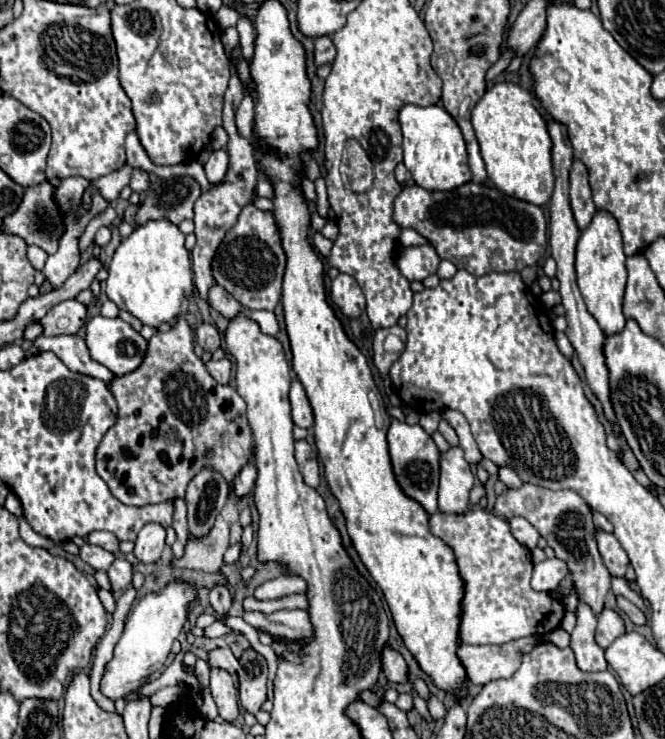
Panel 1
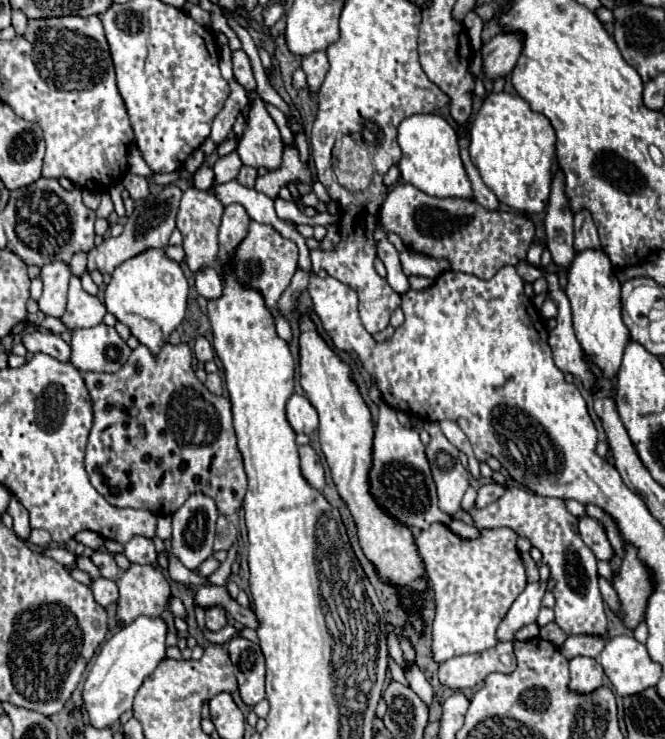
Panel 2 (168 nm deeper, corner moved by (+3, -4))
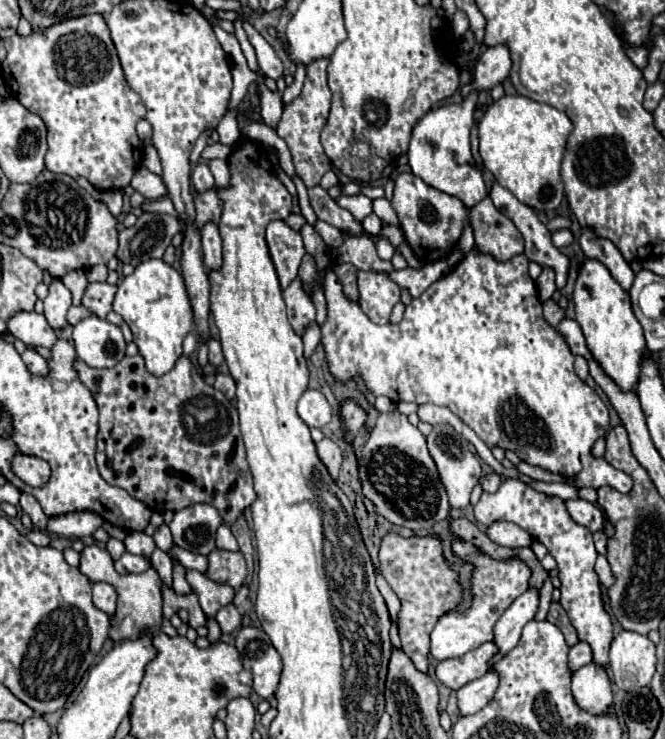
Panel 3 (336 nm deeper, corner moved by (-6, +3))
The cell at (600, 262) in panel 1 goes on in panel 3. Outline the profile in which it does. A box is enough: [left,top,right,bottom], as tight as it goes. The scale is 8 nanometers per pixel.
[573,260,647,390]

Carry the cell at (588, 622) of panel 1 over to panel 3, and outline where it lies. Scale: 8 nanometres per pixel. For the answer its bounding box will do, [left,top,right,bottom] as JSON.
[573,662,613,714]

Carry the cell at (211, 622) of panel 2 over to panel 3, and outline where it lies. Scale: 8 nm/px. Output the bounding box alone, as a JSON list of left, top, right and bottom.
[215,604,241,634]

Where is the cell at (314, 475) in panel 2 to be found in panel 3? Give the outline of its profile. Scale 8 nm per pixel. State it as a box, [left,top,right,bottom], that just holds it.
[317,438,341,478]

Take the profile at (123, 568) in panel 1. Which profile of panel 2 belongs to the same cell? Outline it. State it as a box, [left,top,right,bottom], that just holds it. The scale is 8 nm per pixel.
[90,577,118,607]

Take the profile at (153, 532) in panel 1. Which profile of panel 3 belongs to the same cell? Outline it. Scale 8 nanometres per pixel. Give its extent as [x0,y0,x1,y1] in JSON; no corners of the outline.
[123,532,157,558]

